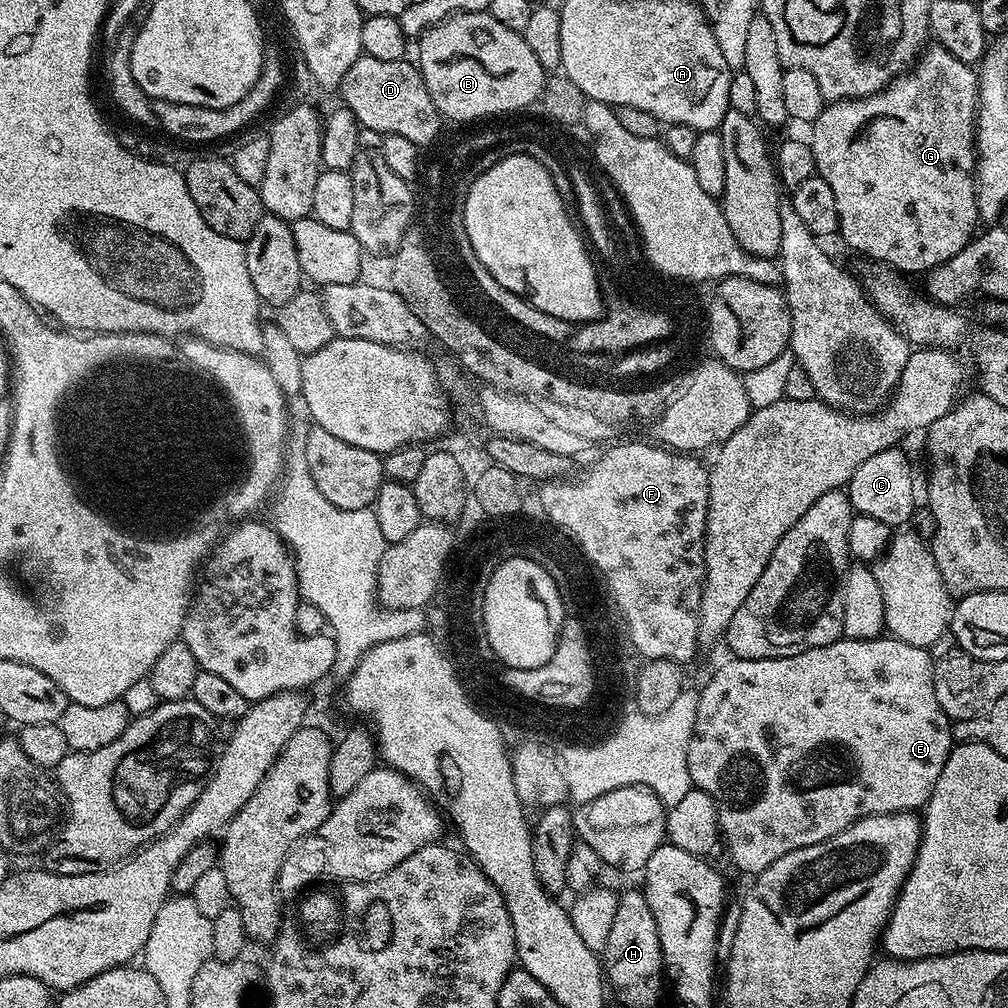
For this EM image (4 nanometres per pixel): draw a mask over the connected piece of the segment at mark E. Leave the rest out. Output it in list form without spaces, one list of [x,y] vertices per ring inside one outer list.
[[[881,634],[872,640],[841,638],[830,646],[818,646],[814,650],[777,660],[732,658],[729,661],[705,682],[704,689],[699,689],[698,714],[694,718],[694,730],[688,747],[688,765],[693,785],[714,798],[723,843],[728,843],[732,860],[742,871],[762,873],[778,862],[778,858],[818,842],[826,842],[863,816],[910,812],[923,809],[927,804],[934,790],[934,782],[938,782],[938,774],[942,774],[942,766],[946,766],[946,758],[954,747],[953,721],[943,712],[934,692],[934,656],[929,649],[910,646]]]

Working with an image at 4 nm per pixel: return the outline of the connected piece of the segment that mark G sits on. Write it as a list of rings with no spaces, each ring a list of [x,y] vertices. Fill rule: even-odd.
[[[932,42],[916,58],[915,64],[907,73],[897,76],[892,83],[887,84],[881,92],[875,92],[869,96],[863,96],[857,100],[833,100],[825,103],[822,114],[812,121],[810,125],[810,143],[814,162],[816,163],[816,175],[821,176],[830,185],[830,191],[834,194],[834,202],[838,204],[840,215],[839,235],[844,235],[844,240],[856,252],[869,256],[869,261],[879,262],[889,268],[896,269],[901,274],[908,272],[920,272],[927,274],[938,265],[954,258],[977,235],[976,224],[981,223],[978,214],[978,202],[976,201],[976,106],[980,102],[980,81],[975,67],[966,62],[958,62],[950,50],[946,50],[940,44]]]

